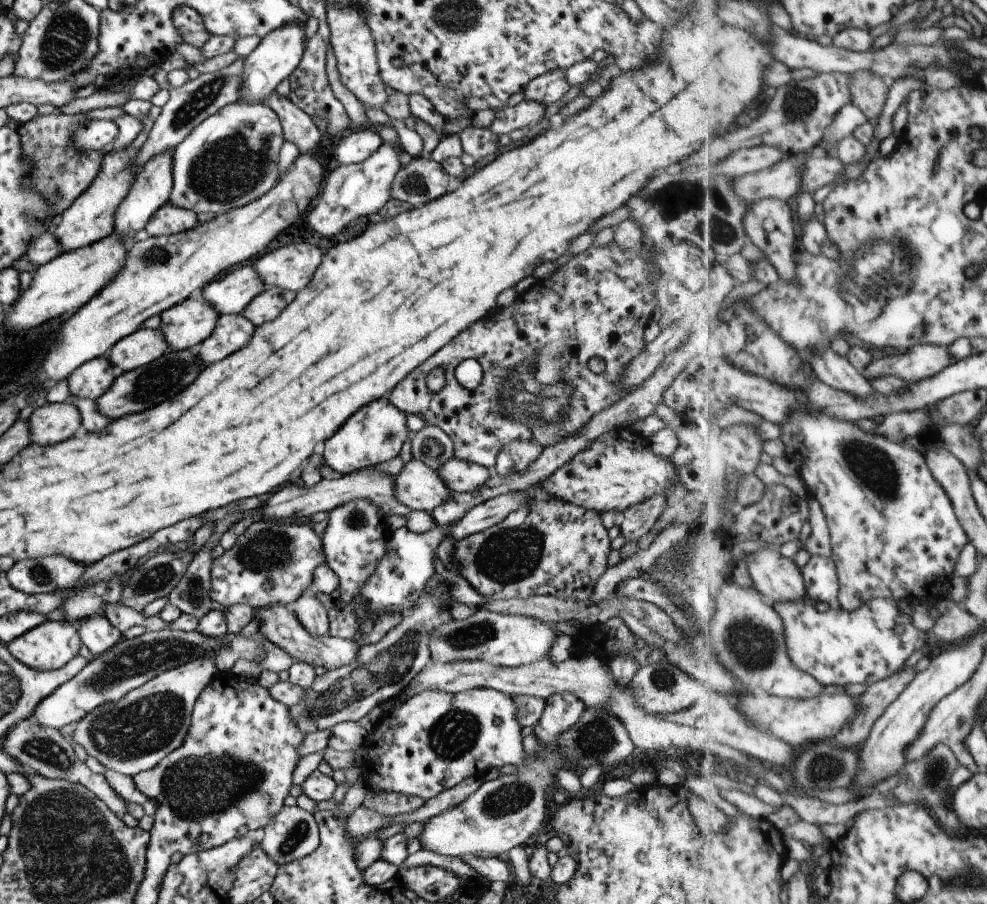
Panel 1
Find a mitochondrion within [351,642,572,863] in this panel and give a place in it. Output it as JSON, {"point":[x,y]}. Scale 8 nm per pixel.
{"point":[454,734]}

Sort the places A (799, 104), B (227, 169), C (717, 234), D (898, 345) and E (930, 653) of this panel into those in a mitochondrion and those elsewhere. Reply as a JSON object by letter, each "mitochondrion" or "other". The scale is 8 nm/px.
{"A":"mitochondrion","B":"mitochondrion","C":"mitochondrion","D":"other","E":"other"}

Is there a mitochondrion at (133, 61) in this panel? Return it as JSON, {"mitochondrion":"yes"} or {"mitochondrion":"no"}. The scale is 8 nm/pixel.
{"mitochondrion":"no"}

